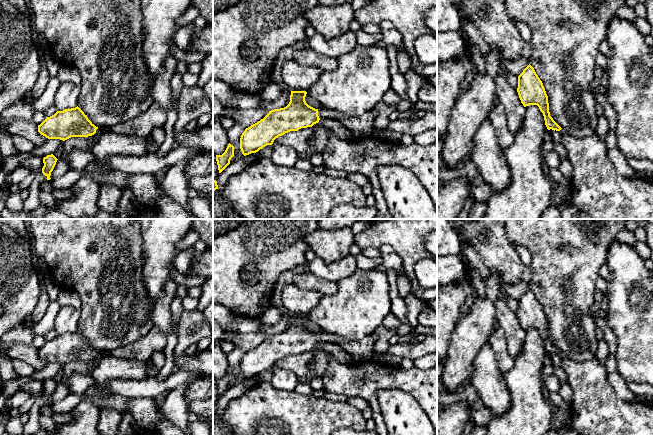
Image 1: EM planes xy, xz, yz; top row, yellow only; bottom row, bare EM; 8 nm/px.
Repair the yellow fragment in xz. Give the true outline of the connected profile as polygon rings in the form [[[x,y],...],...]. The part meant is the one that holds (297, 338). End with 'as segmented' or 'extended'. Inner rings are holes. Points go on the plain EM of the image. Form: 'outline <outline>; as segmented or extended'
outline [[[291,315],[290,326],[286,331],[269,335],[263,343],[246,352],[240,362],[240,373],[242,378],[246,380],[251,377],[256,377],[263,371],[272,369],[276,362],[285,357],[298,355],[301,352],[312,351],[318,346],[330,353],[341,364],[350,366],[354,363],[352,356],[343,350],[340,345],[325,343],[324,341],[320,342],[318,340],[318,333],[315,333],[306,327],[306,318],[306,315]]]; extended

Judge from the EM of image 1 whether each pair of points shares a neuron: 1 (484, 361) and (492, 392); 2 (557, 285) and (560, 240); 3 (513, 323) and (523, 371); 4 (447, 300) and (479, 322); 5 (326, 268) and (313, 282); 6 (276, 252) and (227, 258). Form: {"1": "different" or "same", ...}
{"1": "same", "2": "same", "3": "different", "4": "different", "5": "different", "6": "same"}

